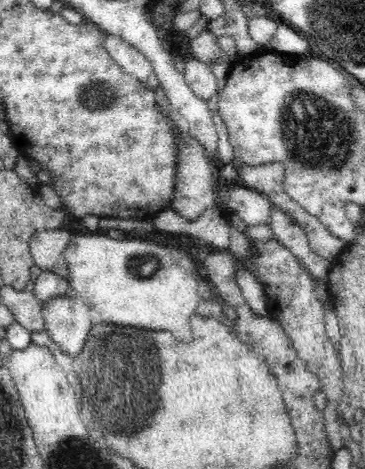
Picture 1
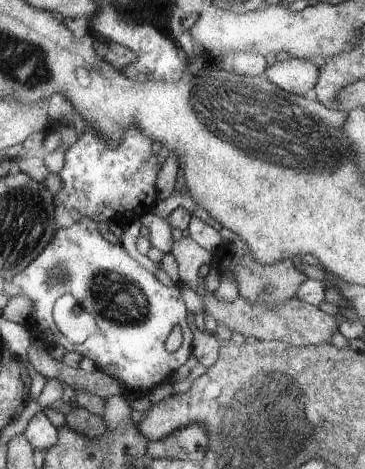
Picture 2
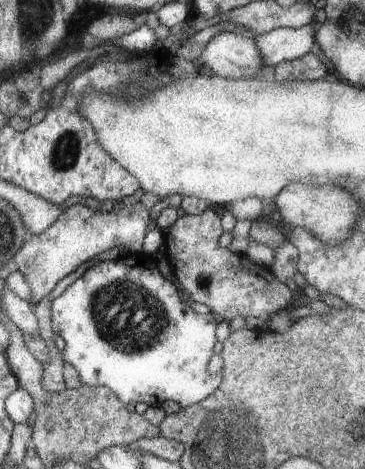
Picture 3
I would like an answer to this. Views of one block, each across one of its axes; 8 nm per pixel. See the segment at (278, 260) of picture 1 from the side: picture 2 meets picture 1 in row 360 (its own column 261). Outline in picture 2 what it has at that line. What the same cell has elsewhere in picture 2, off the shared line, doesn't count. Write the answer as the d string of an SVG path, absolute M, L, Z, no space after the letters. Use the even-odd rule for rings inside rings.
M181 238L179 242L175 242L171 246L171 254L175 256L175 260L179 264L179 286L191 288L197 294L201 294L201 300L203 300L203 306L205 306L205 314L213 316L217 324L227 326L231 332L239 332L243 338L253 336L253 338L257 338L261 342L283 342L283 344L295 346L295 348L309 348L309 346L317 348L317 346L329 344L331 336L339 328L339 318L325 314L319 306L311 306L311 304L299 302L297 296L287 300L279 308L269 308L267 304L259 304L259 302L253 304L253 302L241 298L241 296L235 302L217 300L213 294L209 294L203 288L203 278L197 276L199 266L211 262L211 252L203 250L191 238Z

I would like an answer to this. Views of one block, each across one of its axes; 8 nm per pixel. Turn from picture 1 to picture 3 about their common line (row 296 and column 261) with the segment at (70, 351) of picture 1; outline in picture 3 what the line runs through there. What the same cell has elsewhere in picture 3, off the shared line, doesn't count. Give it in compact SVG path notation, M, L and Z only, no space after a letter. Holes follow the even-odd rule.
M235 32L215 34L197 60L225 80L263 80L261 66L265 64L255 40Z

